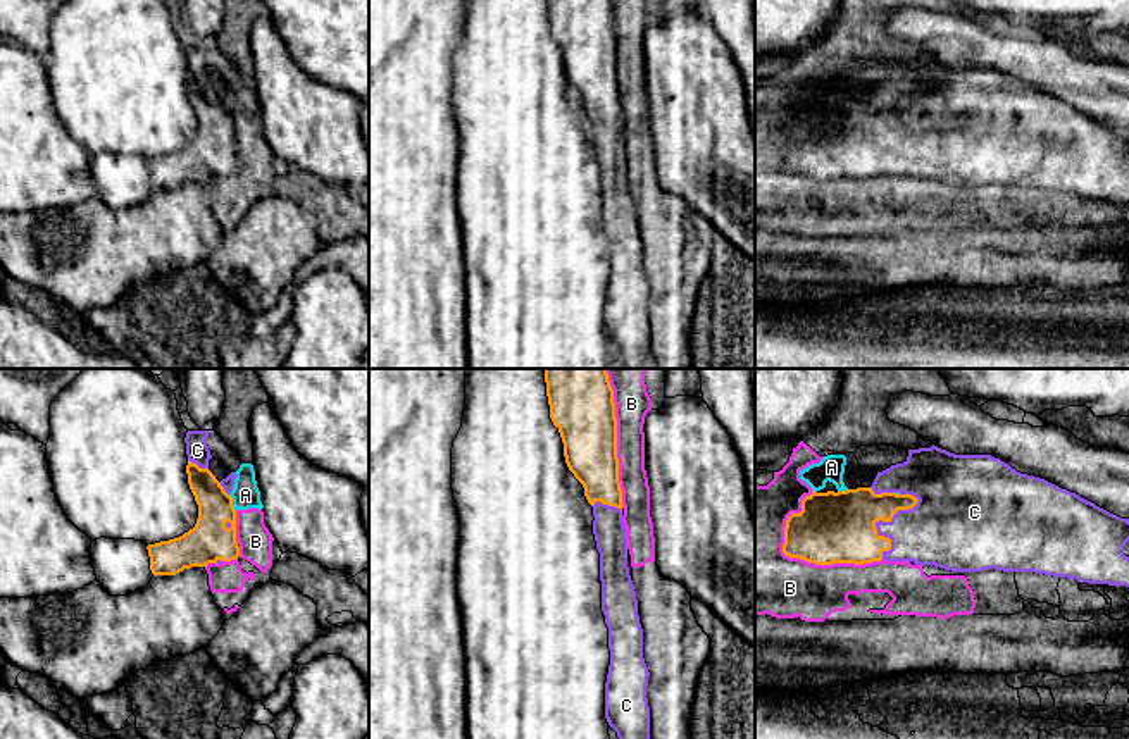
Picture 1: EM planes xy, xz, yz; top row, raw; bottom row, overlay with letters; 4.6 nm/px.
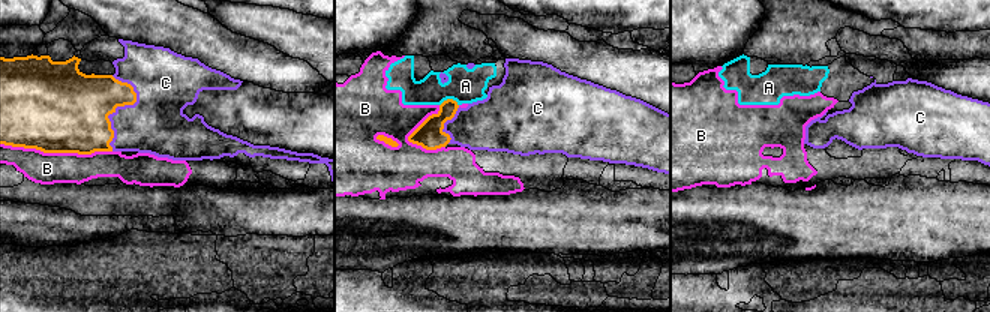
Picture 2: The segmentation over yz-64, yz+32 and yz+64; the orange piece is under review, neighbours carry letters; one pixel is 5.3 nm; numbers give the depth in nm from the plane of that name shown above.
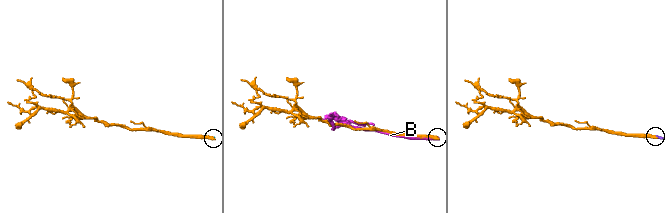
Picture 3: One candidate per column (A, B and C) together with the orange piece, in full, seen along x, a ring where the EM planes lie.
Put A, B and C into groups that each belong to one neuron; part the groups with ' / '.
A B / C

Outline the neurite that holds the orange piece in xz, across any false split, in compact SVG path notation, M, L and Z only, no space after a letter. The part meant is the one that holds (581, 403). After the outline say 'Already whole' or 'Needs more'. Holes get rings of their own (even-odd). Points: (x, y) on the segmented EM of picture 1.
M545 369L545 382L565 463L583 484L588 503L622 510L617 419L607 369Z. Already whole

